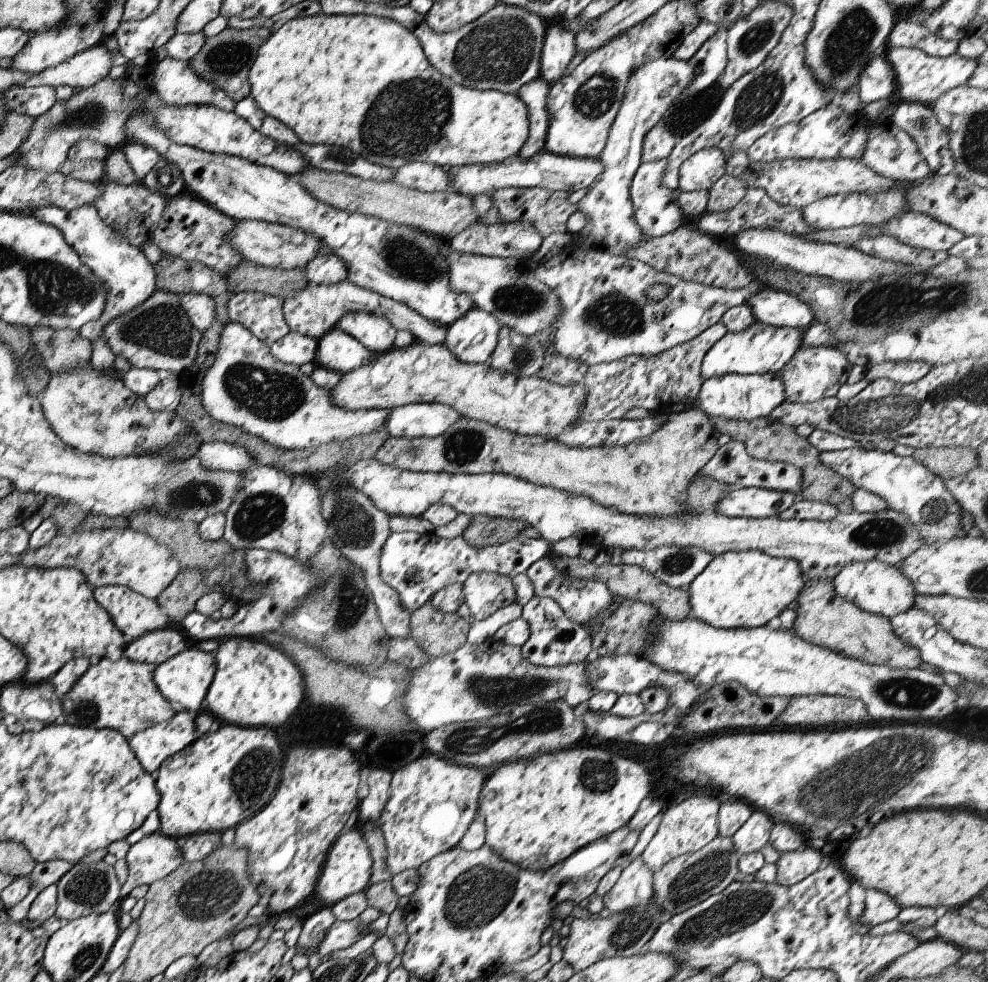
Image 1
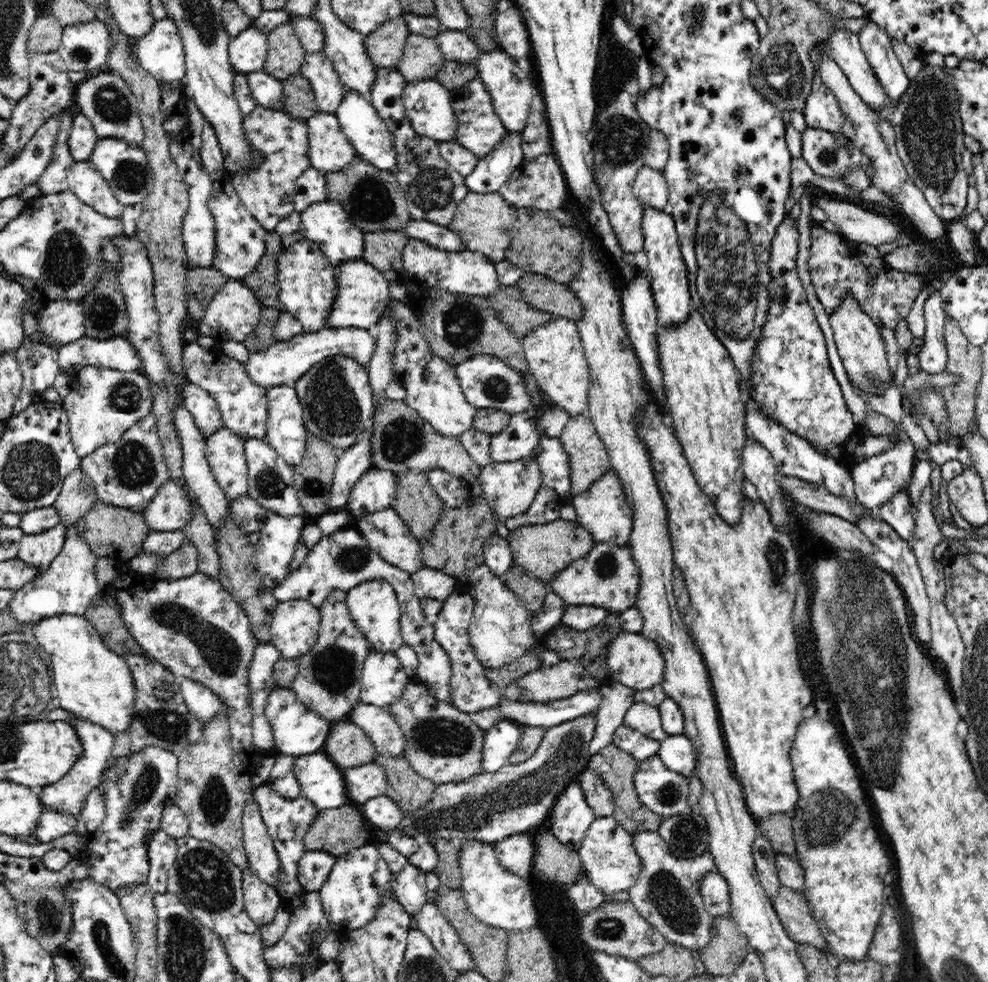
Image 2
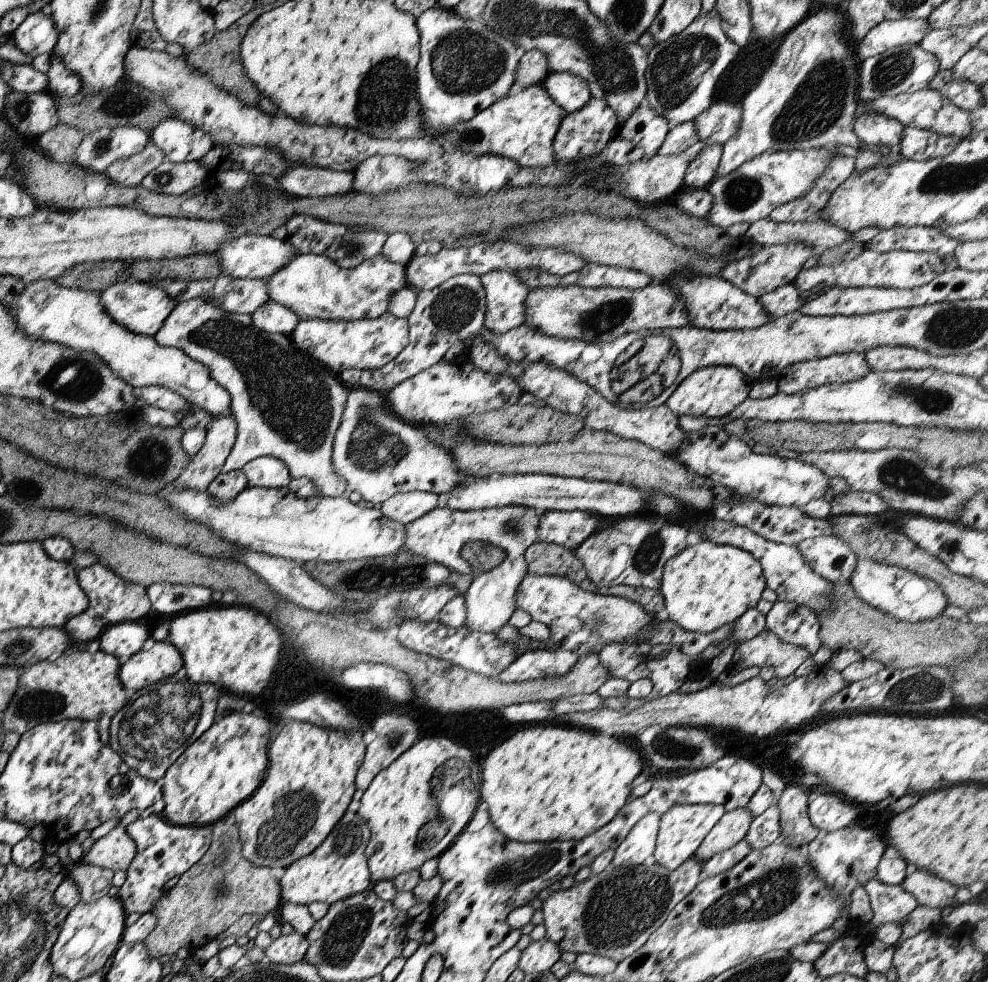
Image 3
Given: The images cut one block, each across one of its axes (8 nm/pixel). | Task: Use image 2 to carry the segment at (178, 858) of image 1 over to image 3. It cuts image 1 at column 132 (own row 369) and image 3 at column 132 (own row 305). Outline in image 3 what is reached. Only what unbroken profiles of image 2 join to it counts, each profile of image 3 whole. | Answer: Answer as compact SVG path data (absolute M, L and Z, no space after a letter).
M116 825L108 834L92 844L80 862L113 870L128 870L130 862L136 856L137 848L133 838L125 828Z

